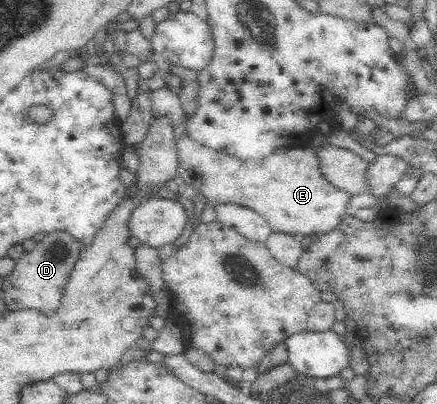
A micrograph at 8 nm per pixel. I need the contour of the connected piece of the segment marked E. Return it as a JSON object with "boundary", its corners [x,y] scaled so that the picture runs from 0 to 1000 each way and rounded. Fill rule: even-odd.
{"boundary":[[[403,344],[410,391],[407,436],[465,480],[481,502],[542,502],[602,535],[620,574],[698,587],[767,569],[794,527],[801,478],[776,468],[737,431],[723,371],[709,356],[648,366],[595,396],[551,399],[524,381],[478,369],[432,344]]]}

